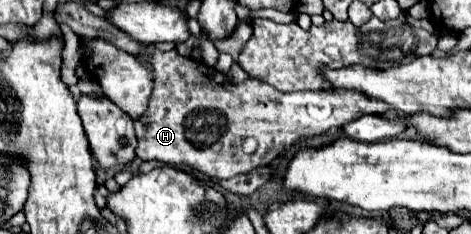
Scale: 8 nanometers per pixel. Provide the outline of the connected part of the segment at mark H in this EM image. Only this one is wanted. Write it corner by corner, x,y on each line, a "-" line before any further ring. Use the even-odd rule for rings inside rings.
155,50
151,56
151,66
155,70
155,88
149,98
149,108
143,118
135,120
137,132
137,158
139,160
163,160
171,166
185,166
207,176
215,178
231,178
237,174
251,172
257,166
271,164
277,156
283,156
297,140
325,134
333,128
341,130
347,122
353,122
365,114
385,114
393,112
387,102
377,98
367,98
359,90
331,88
325,92
279,92
269,84
257,82
249,78
243,84
231,84
225,74
193,60
183,58
175,50
159,52
-
245,140
255,142
255,150
251,154
243,152

